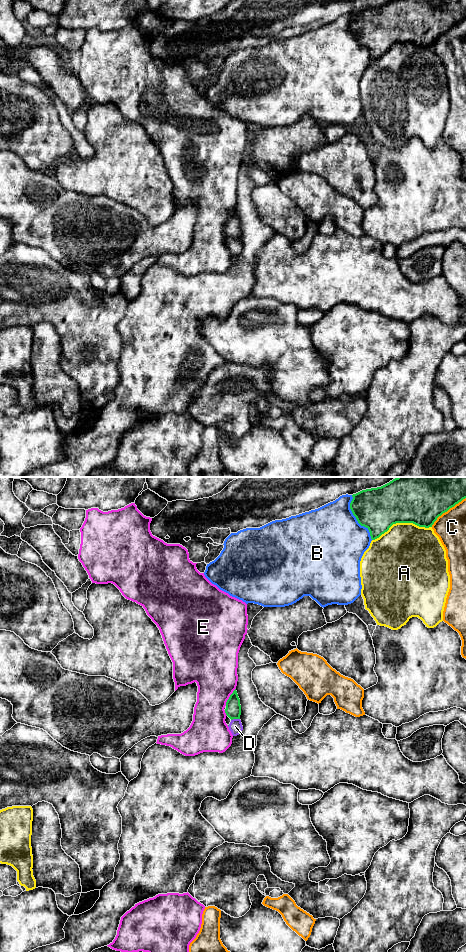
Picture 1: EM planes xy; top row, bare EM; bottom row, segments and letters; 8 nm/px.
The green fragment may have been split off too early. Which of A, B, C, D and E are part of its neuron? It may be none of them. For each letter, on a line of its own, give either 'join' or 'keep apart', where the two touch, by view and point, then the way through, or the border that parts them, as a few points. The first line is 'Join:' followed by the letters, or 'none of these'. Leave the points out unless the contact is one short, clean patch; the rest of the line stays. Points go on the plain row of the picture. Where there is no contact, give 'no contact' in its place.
Join: D
A: keep apart; contact xy (401, 42)
B: keep apart; contact xy (356, 38)
C: keep apart; contact xy (447, 30)
D: join; contact xy (235, 238); way xy (233, 228), (235, 238), (235, 246)
E: keep apart; contact xy (229, 217)

